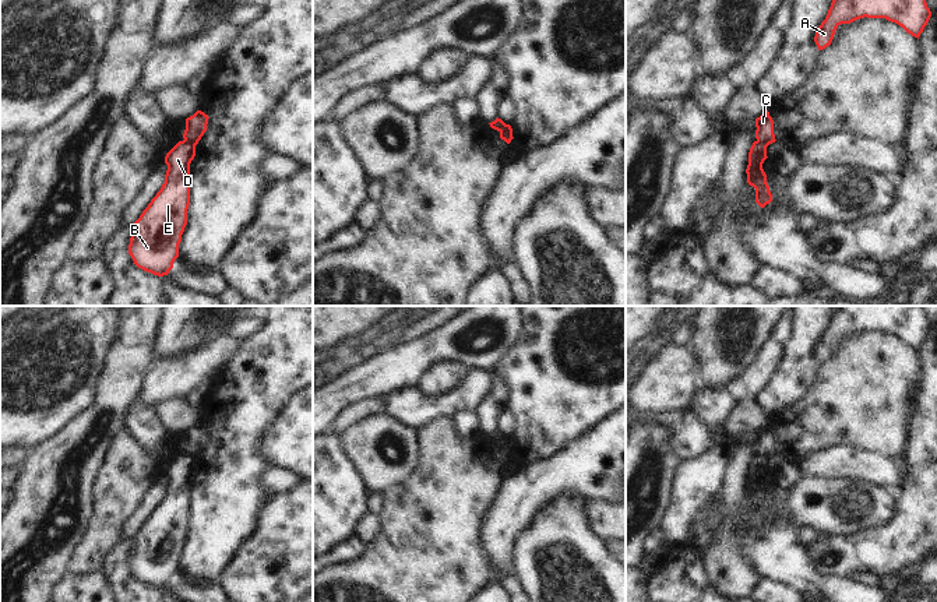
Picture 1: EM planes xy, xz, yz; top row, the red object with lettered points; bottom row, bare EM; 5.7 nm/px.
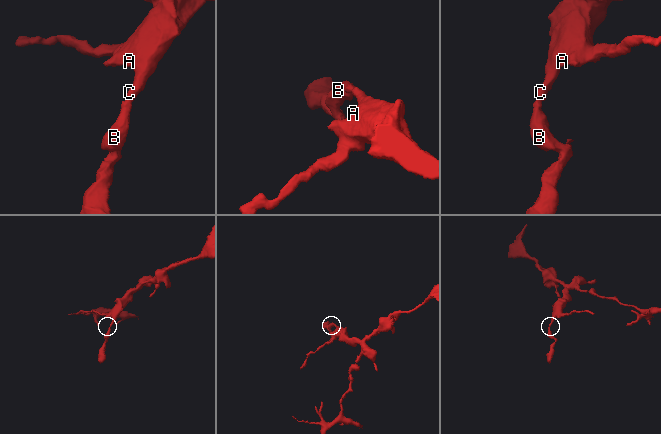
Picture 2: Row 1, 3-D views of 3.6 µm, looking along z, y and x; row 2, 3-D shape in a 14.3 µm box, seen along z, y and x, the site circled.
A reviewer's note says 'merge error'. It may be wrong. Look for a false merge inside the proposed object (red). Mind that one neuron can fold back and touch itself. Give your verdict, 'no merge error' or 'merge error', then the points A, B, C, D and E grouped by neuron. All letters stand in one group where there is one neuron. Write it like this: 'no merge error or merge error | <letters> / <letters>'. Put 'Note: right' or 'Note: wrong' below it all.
merge error | A C / B D E
Note: right

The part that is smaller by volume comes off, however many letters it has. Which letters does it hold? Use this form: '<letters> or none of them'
B, D, E

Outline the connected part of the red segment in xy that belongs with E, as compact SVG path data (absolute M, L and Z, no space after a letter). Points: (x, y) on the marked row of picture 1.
M183 140L165 156L165 183L133 223L128 254L134 264L154 275L168 275L179 257L190 205L190 163L195 147Z

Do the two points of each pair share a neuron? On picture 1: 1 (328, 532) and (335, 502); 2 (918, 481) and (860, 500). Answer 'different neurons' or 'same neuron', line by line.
1: same neuron
2: different neurons

